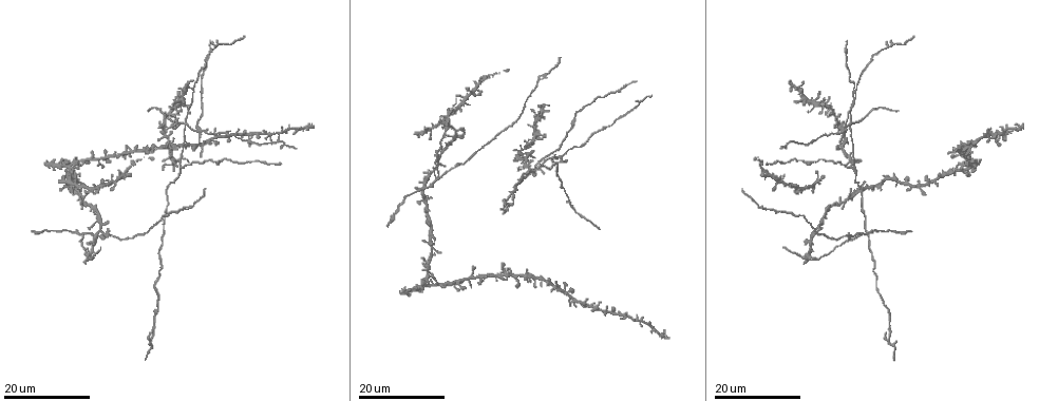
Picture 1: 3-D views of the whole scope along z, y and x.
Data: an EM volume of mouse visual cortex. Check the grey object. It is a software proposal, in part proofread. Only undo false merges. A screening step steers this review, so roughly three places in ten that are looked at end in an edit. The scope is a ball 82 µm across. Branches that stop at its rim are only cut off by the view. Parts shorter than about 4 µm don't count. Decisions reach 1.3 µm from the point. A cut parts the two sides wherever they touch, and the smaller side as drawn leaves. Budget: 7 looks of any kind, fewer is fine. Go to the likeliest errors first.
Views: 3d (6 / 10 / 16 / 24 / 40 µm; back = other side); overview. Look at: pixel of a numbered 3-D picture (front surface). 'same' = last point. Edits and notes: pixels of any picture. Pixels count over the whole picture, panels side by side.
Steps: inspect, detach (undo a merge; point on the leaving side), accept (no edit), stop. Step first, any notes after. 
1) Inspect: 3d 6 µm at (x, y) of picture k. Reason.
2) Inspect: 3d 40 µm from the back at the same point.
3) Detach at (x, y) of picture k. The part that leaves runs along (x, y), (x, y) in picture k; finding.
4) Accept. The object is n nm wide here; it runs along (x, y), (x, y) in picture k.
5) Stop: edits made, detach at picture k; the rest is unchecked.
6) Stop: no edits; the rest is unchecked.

Inspect: 3d 24 µm at (185, 124) of picture 1. Looks like a crossing.

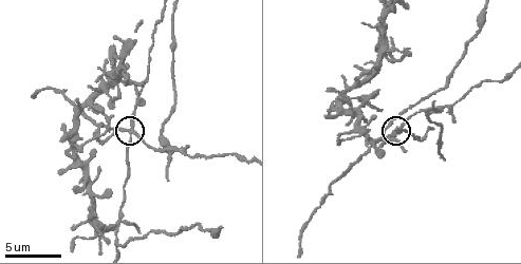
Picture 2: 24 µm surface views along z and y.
Inspect: 3d 10 µm at (134, 132) of picture 2.

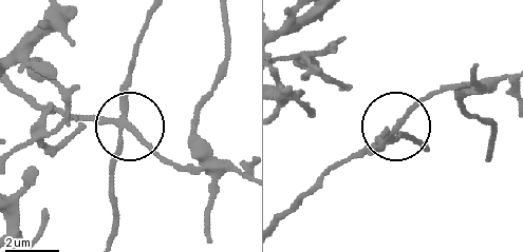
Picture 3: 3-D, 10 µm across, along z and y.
Detach at (144, 139) of picture 3. The object is 210 nm wide here; the part that leaves runs along (127, 123), (166, 159), (191, 155), (227, 46), (227, 12) in picture 3; two neurons meet here.

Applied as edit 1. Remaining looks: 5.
Inspect: overview. Redraw.

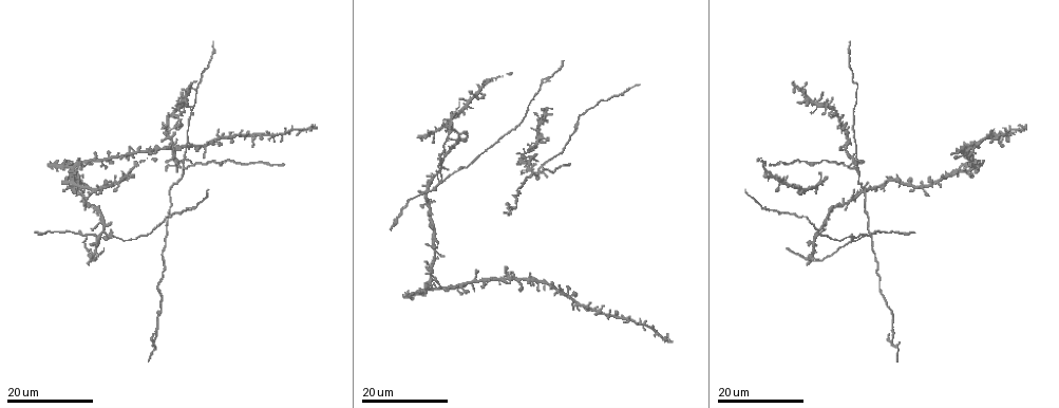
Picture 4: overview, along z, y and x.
Inspect: 3d 24 µm at (866, 236) of picture 4.

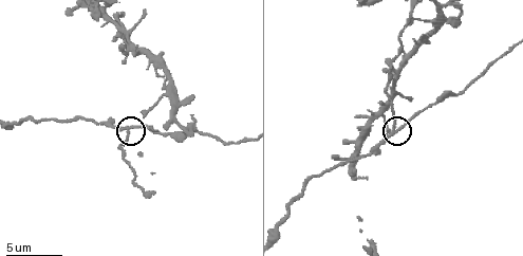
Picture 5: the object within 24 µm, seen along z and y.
Inspect: 3d 10 µm at (132, 127) of picture 5.

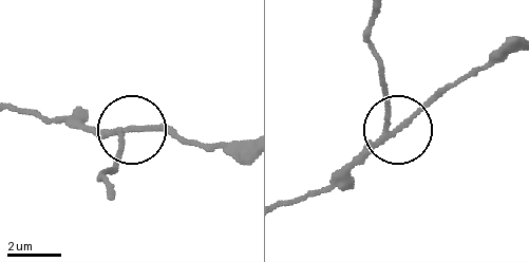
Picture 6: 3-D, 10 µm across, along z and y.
Accept. The object is 170 nm wide here; one neuron here.

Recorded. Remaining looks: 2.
Inspect: 3d 10 µm at (114, 227) of picture 2. Looks like a crossing.

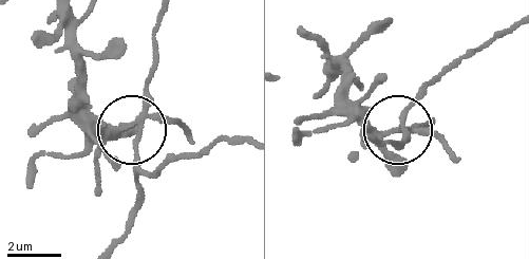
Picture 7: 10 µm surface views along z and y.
Detach at (112, 136) of picture 7. 5 arms meet here; a second neuron is stuck on.

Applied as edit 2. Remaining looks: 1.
Stop: edits made, detach at picture 3, detach at picture 7; the rest is unchecked.

